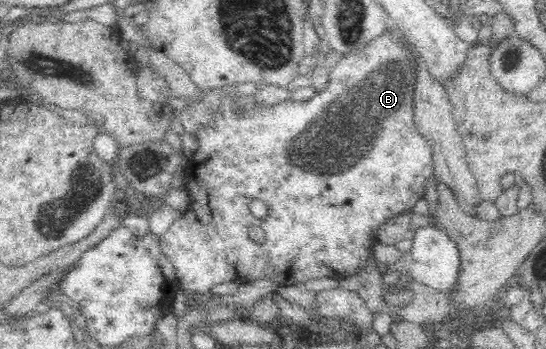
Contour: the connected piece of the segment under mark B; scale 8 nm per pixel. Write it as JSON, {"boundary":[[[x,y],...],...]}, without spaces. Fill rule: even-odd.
{"boundary":[[[400,30],[385,32],[385,34],[381,34],[381,38],[373,39],[368,45],[361,48],[361,52],[357,52],[357,54],[347,54],[345,58],[335,58],[335,62],[333,62],[330,58],[330,67],[332,71],[330,72],[330,79],[325,90],[318,91],[315,97],[307,101],[294,101],[292,99],[285,100],[285,102],[279,102],[279,104],[273,104],[273,106],[262,106],[262,104],[258,104],[256,100],[253,100],[251,96],[223,98],[223,100],[221,100],[221,108],[219,107],[217,112],[215,112],[215,116],[213,116],[213,123],[209,126],[200,127],[198,133],[195,134],[199,147],[196,152],[193,153],[193,158],[189,158],[187,165],[183,169],[187,178],[187,182],[185,182],[185,190],[189,190],[189,193],[191,193],[191,196],[189,196],[189,206],[183,216],[181,216],[181,218],[177,218],[177,220],[171,224],[169,230],[166,230],[165,234],[161,235],[161,238],[158,241],[158,245],[161,246],[162,256],[170,262],[170,265],[174,266],[178,283],[184,290],[210,292],[211,288],[217,284],[233,282],[240,286],[241,284],[253,283],[262,279],[277,282],[278,286],[295,286],[309,282],[309,280],[325,280],[325,278],[339,279],[343,274],[356,273],[358,270],[361,270],[362,267],[369,264],[368,260],[371,258],[372,254],[372,247],[370,244],[373,243],[373,238],[375,238],[375,234],[373,233],[375,232],[375,228],[369,228],[369,226],[380,226],[383,224],[383,220],[387,220],[387,218],[391,218],[391,216],[395,216],[395,214],[399,214],[399,212],[403,212],[403,210],[409,212],[419,200],[424,199],[425,184],[428,182],[430,177],[434,176],[434,163],[431,148],[428,146],[427,140],[423,137],[423,135],[416,130],[415,123],[413,122],[413,94],[415,94],[415,82],[417,82],[417,69],[415,69],[415,57],[411,55],[411,51],[409,51],[409,47],[407,47],[407,43],[403,41],[403,38],[404,34]],[[237,108],[242,108],[244,113],[237,113]],[[257,198],[267,205],[268,213],[266,218],[263,218],[263,220],[252,215],[251,210],[249,210],[249,204],[253,199]],[[253,225],[260,226],[266,233],[266,237],[262,242],[251,242],[251,238],[249,238],[249,234],[247,234],[247,232],[249,232],[249,226]]]}

